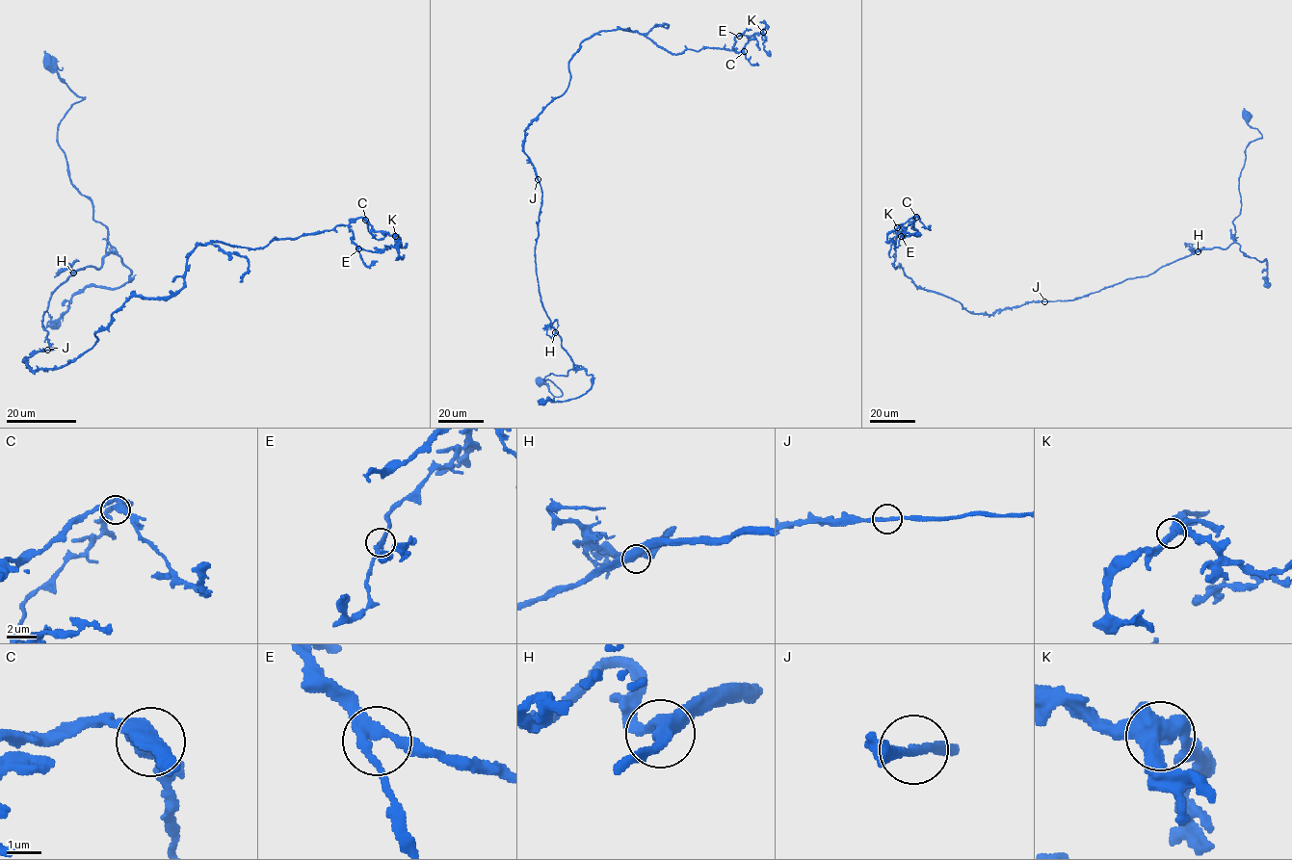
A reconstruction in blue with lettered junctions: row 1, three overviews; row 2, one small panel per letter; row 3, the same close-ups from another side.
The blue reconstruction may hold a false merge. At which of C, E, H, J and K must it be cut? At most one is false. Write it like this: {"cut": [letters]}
{"cut": []}

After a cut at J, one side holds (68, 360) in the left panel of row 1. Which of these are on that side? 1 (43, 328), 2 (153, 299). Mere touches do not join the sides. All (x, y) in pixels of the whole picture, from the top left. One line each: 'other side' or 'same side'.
1: other side
2: same side

